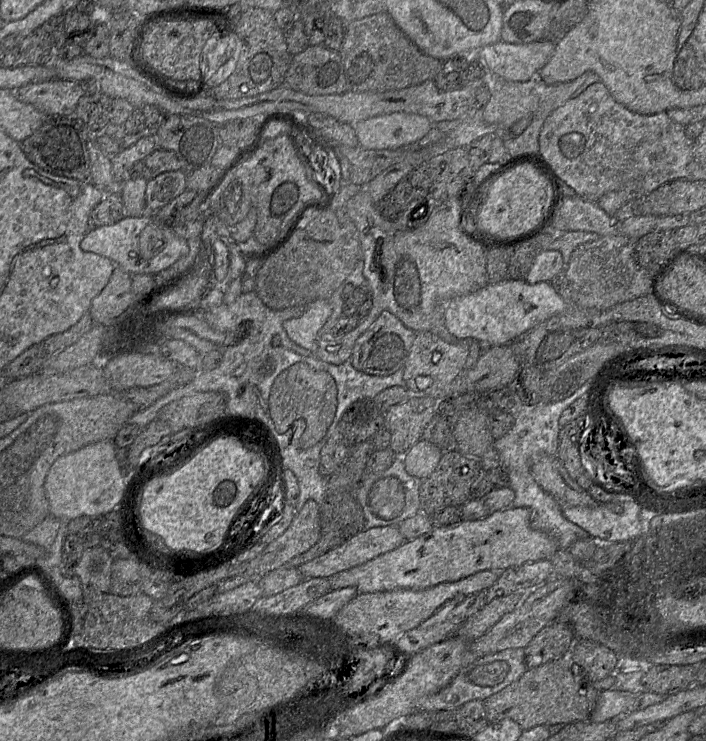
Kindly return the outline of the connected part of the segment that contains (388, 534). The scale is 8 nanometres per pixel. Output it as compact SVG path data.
M419 512L401 522L398 526L378 526L370 529L363 529L343 544L302 564L298 569L304 579L314 577L330 578L337 573L362 565L386 552L389 552L399 547L404 541L419 537L429 532L432 528L433 524L430 516Z

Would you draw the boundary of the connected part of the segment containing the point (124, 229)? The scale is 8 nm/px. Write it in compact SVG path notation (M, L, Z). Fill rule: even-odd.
M153 215L124 216L119 221L87 232L80 243L84 252L92 252L110 259L130 275L156 275L189 252L187 240L176 235L170 227L158 223Z

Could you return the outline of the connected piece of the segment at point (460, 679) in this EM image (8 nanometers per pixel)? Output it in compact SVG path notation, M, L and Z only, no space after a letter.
M510 648L480 656L461 668L449 685L437 693L418 699L416 701L416 711L457 710L468 701L484 701L511 683L519 680L527 670L524 648Z

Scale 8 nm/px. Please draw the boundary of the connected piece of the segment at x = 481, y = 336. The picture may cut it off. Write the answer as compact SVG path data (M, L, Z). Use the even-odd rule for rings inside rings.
M506 278L450 300L445 309L445 325L457 339L474 339L484 346L508 345L524 331L566 308L566 300L552 283L530 284L525 280Z

